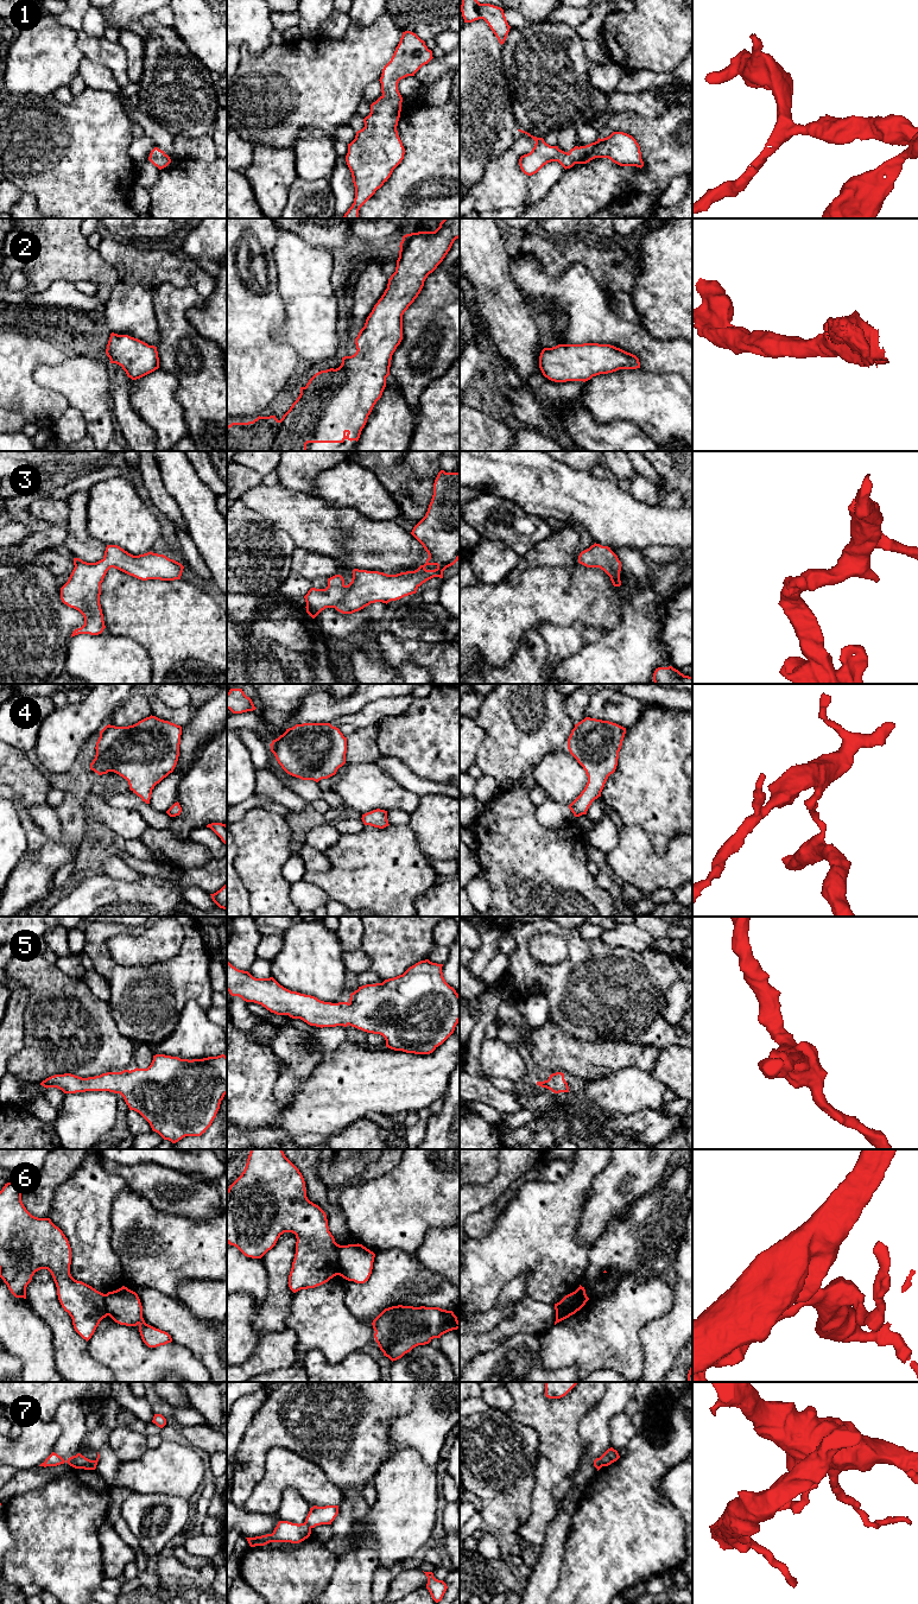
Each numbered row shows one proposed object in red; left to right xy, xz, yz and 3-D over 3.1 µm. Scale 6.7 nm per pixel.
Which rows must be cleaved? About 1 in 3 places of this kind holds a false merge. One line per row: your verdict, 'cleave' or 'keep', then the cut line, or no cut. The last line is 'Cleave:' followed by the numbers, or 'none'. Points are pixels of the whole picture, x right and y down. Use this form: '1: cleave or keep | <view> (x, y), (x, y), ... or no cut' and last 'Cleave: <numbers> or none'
1: keep | no cut
2: keep | no cut
3: keep | no cut
4: cleave | xy (133, 790), (141, 791), (145, 787), (150, 797)
5: keep | no cut
6: cleave | xz (341, 1246), (337, 1274)
7: cleave | xz (304, 1522), (310, 1528)
Cleave: 4, 6, 7

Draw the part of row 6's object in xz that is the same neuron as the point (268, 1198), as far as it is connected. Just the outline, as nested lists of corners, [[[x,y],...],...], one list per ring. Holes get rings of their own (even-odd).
[[[251,1149],[243,1172],[227,1190],[227,1243],[236,1247],[247,1257],[261,1259],[268,1250],[271,1250],[276,1245],[278,1238],[284,1232],[292,1232],[297,1238],[296,1254],[289,1275],[289,1287],[293,1293],[300,1289],[315,1288],[338,1275],[338,1250],[341,1245],[335,1242],[334,1236],[329,1231],[325,1212],[318,1205],[308,1199],[305,1181],[299,1169],[285,1156],[283,1149]]]

